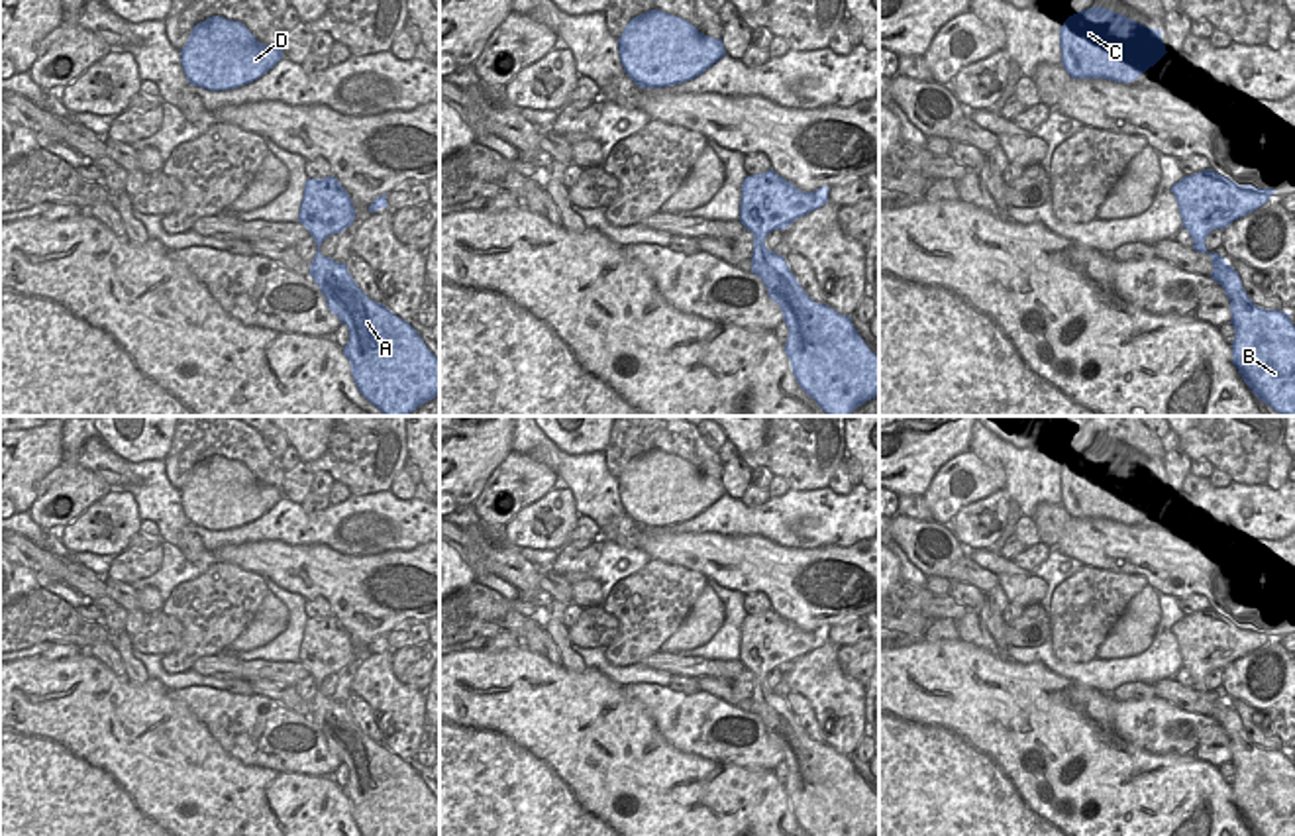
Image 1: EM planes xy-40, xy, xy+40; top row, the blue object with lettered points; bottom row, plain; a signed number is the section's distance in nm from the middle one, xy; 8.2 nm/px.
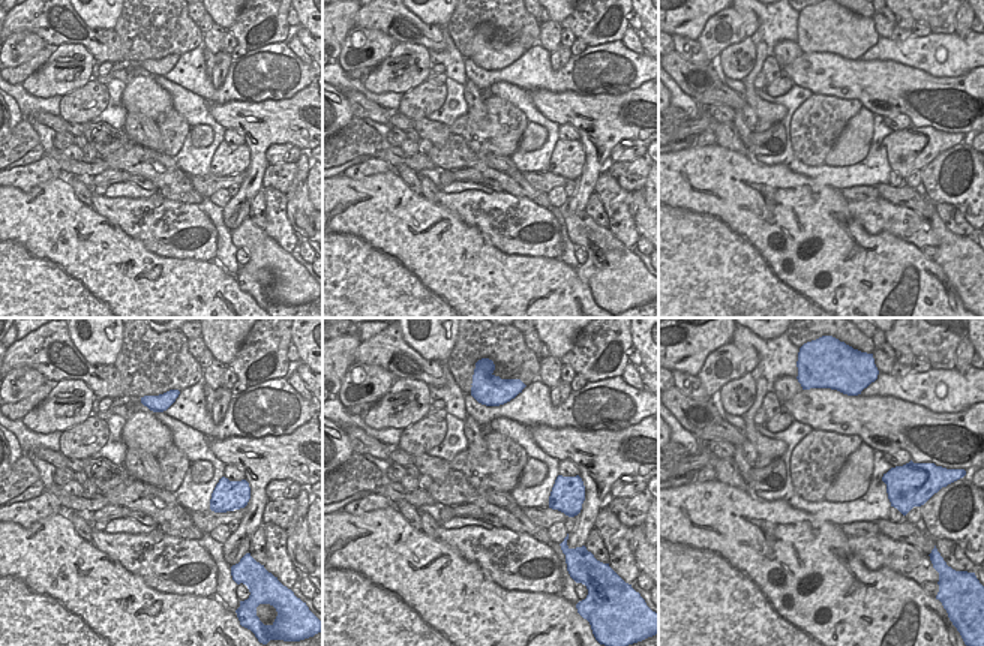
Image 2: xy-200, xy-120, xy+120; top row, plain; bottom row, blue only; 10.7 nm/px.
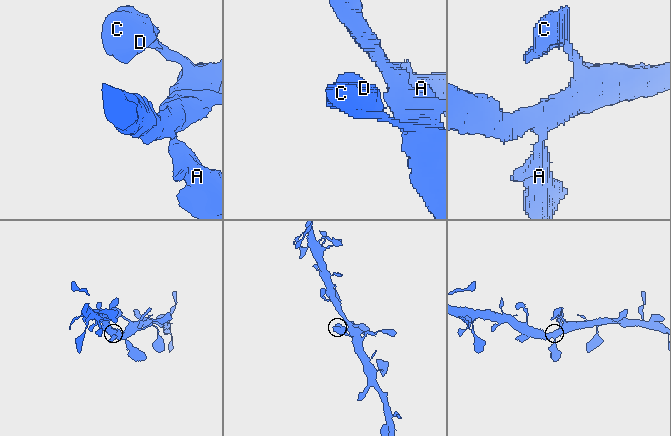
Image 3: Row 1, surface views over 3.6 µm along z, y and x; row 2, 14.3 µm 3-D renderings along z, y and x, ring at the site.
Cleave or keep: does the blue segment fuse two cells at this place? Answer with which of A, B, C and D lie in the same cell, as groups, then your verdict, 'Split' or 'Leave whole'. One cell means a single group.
Groups: A B C D. Leave whole

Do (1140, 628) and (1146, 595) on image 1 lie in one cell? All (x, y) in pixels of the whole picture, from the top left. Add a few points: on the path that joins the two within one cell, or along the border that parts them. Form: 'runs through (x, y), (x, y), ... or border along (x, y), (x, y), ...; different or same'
runs through (1140, 621), (1146, 603); same

